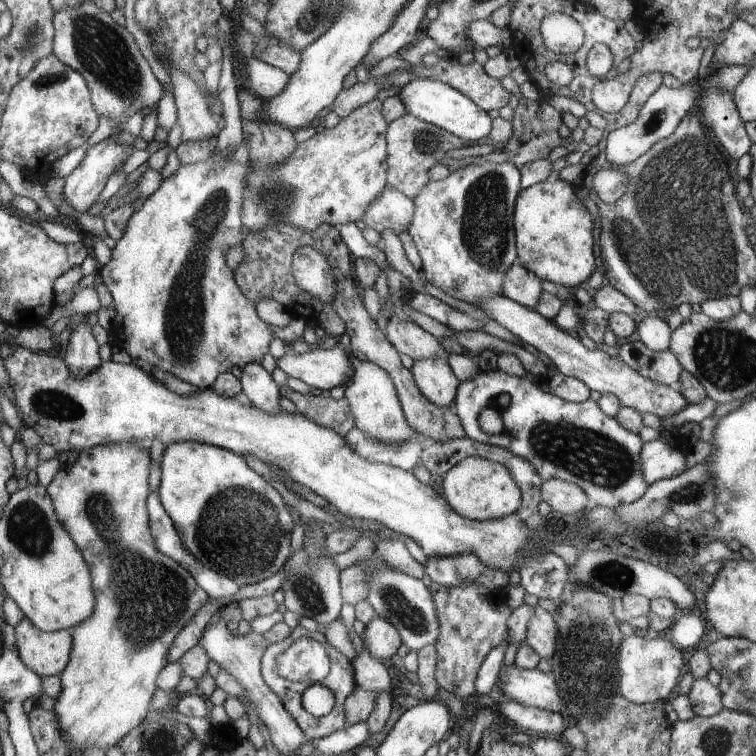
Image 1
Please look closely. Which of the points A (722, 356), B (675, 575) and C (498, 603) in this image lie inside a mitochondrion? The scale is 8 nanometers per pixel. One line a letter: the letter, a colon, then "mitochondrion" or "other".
A: mitochondrion
B: other
C: other

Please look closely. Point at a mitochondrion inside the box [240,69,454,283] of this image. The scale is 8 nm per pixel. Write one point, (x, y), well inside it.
(275, 199)

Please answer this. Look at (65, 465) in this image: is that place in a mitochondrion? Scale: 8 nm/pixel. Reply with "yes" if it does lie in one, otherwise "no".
no

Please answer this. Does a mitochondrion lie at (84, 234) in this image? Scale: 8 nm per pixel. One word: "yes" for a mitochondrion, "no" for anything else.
no

